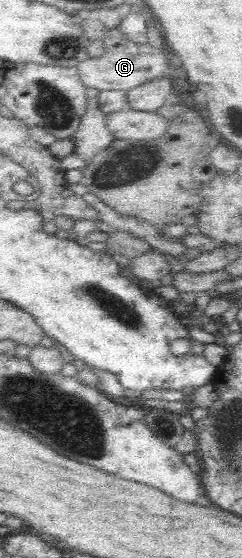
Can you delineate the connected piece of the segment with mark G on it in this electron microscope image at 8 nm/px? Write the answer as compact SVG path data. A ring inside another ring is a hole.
M117 27L107 29L102 40L106 51L101 58L86 59L75 66L86 88L90 87L99 91L121 91L127 94L131 89L139 88L147 82L155 82L159 78L174 74L173 67L168 63L169 55L166 51L154 49L148 43L137 45L127 42Z

